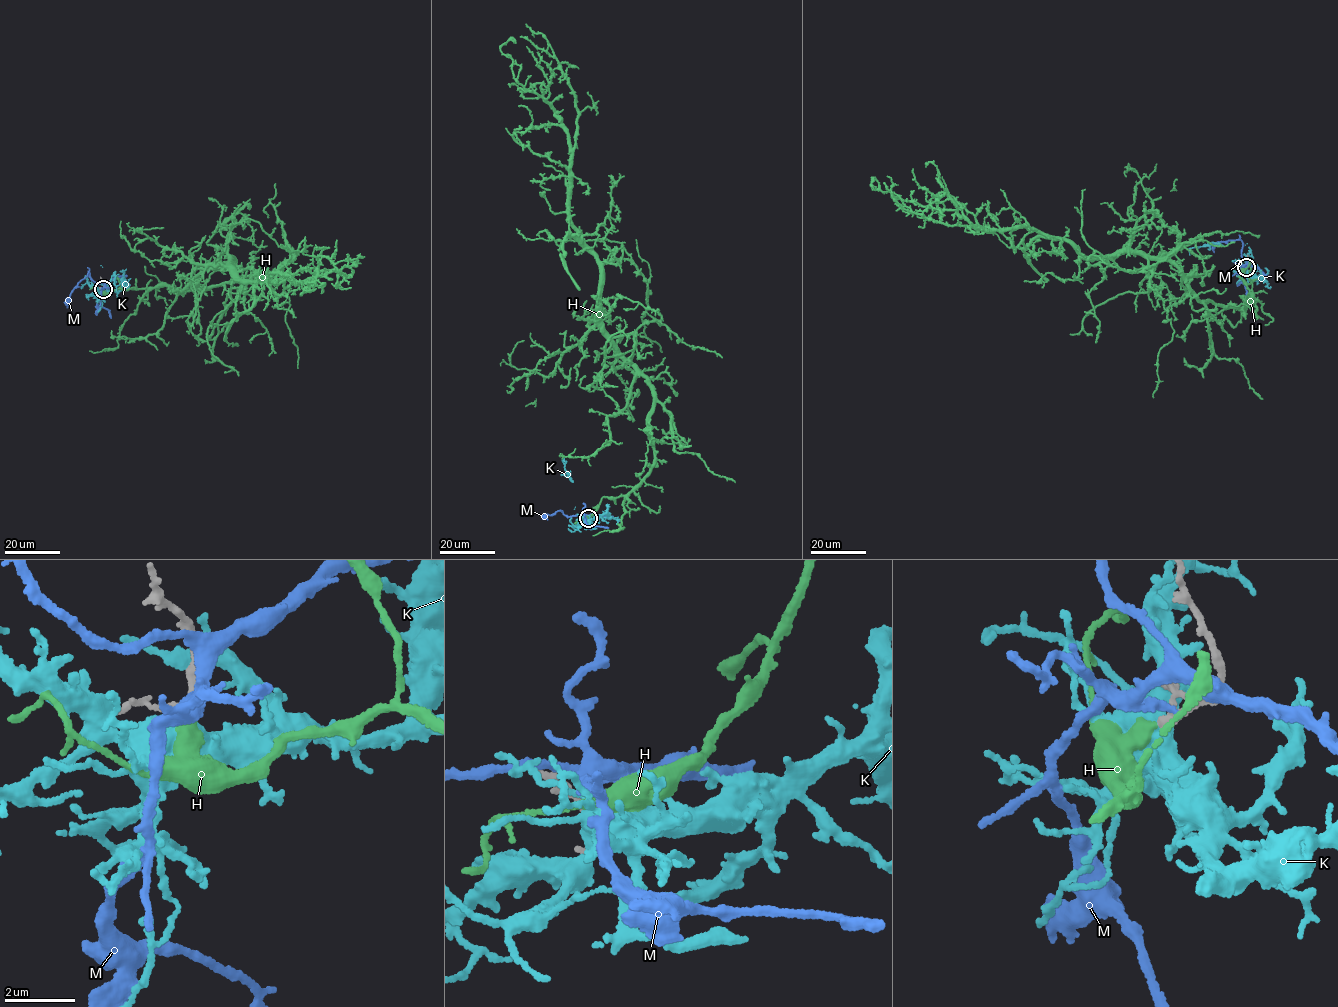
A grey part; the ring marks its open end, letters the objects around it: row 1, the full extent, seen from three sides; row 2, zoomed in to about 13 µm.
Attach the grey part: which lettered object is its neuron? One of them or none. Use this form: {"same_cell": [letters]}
{"same_cell": ["H"]}

